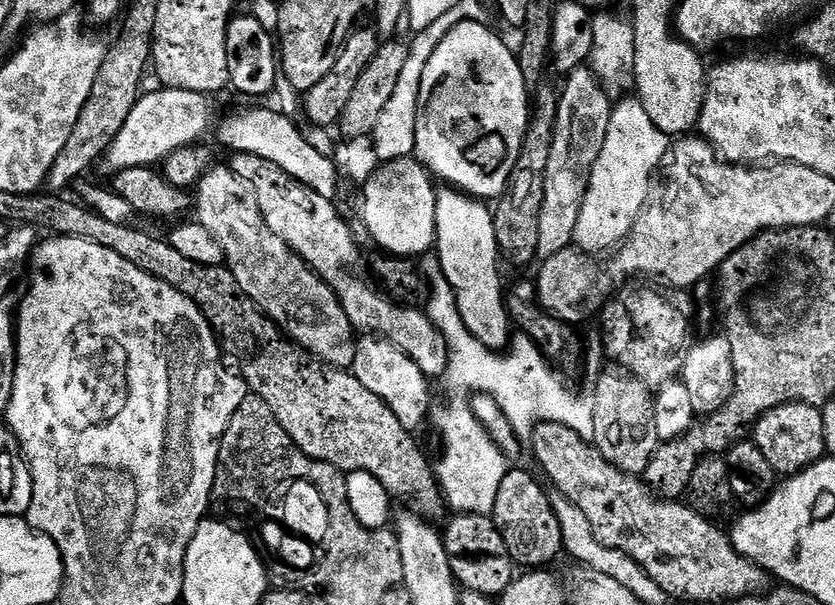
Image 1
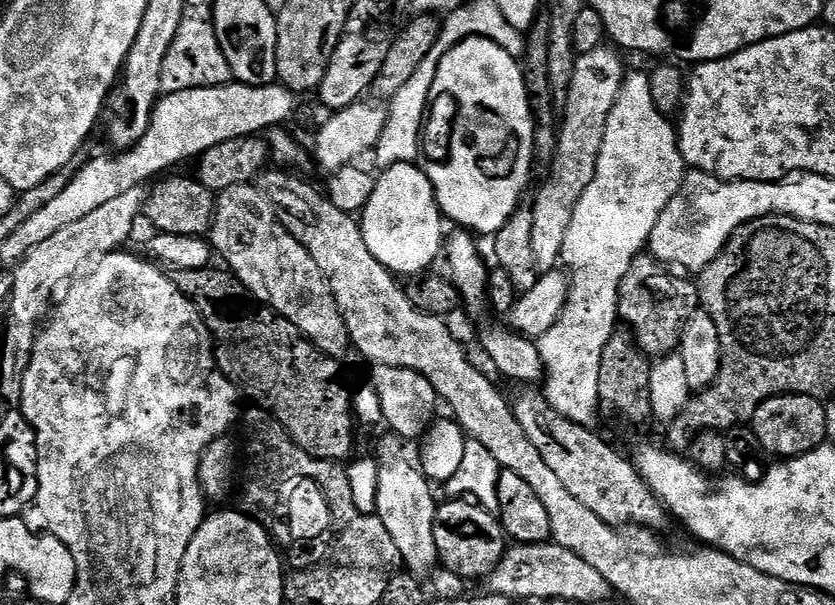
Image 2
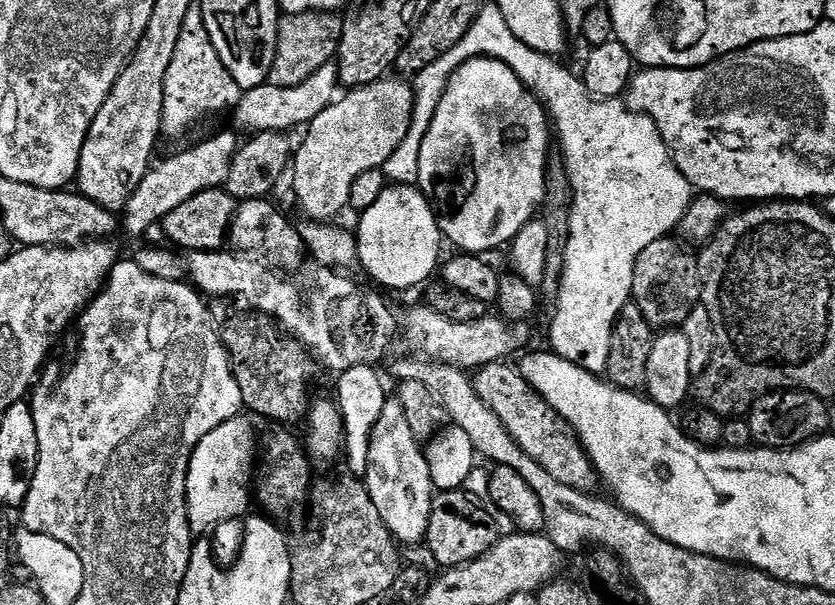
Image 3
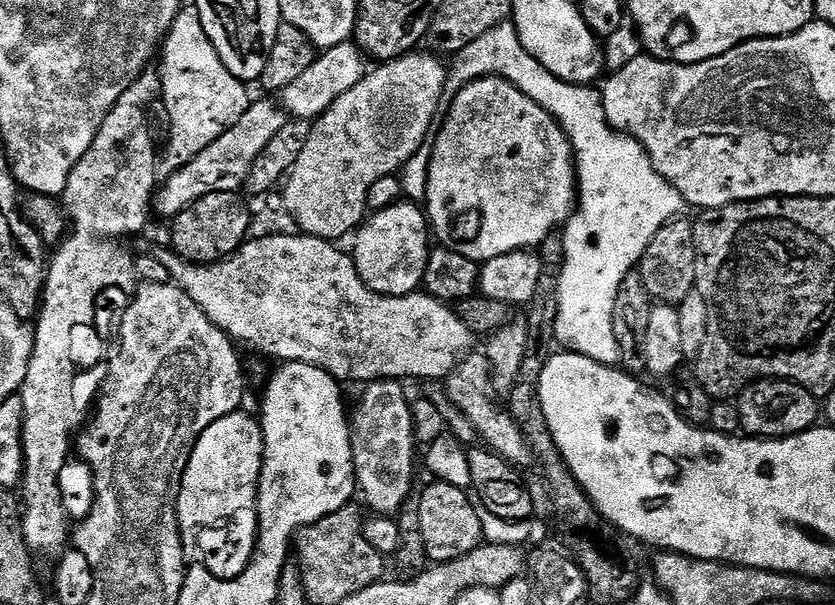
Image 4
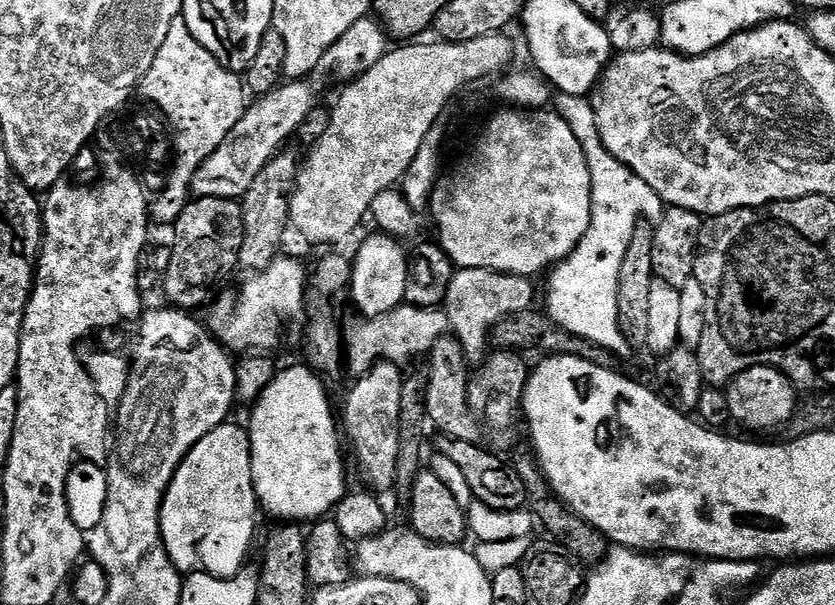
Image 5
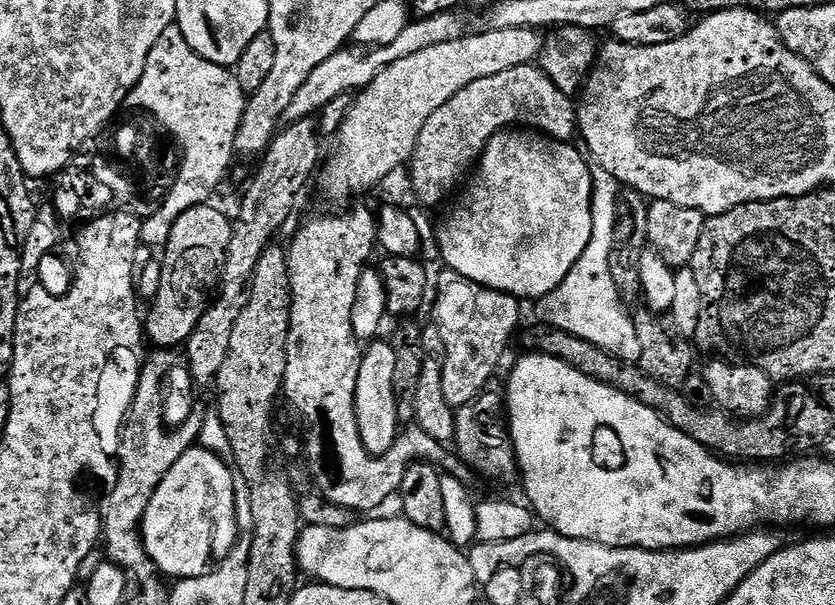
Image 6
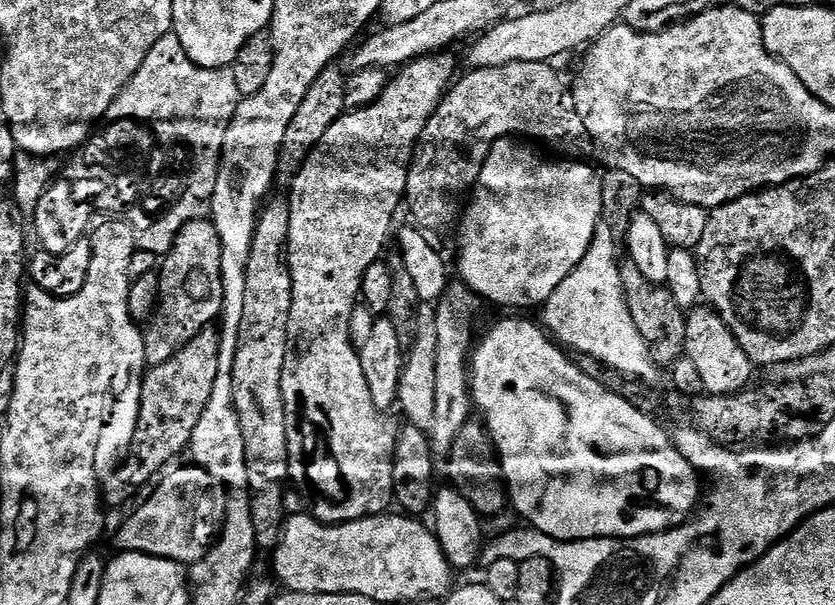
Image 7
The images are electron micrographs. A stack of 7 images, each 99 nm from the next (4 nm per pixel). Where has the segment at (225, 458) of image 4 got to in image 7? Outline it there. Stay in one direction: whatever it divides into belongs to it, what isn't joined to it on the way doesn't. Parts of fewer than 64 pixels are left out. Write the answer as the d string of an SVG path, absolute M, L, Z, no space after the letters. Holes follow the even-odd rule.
M173 467L159 481L161 484L153 490L152 497L117 530L120 552L141 552L191 566L216 543L224 523L226 492L205 468L191 467Z

